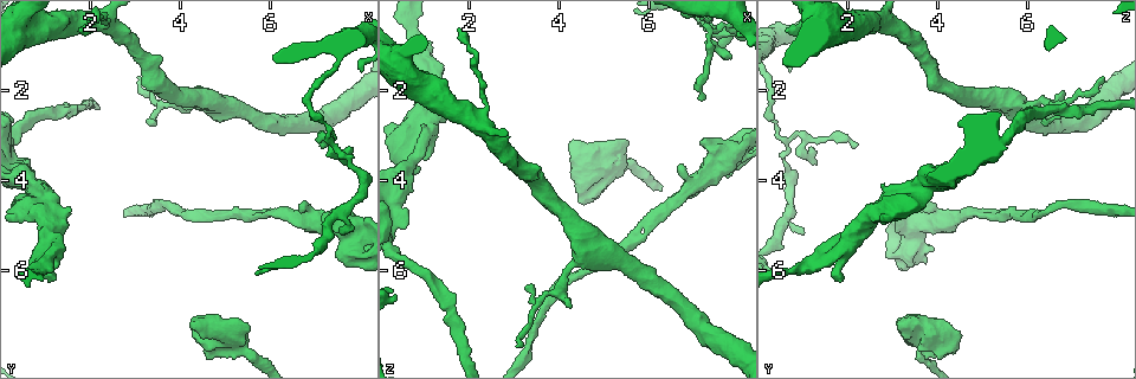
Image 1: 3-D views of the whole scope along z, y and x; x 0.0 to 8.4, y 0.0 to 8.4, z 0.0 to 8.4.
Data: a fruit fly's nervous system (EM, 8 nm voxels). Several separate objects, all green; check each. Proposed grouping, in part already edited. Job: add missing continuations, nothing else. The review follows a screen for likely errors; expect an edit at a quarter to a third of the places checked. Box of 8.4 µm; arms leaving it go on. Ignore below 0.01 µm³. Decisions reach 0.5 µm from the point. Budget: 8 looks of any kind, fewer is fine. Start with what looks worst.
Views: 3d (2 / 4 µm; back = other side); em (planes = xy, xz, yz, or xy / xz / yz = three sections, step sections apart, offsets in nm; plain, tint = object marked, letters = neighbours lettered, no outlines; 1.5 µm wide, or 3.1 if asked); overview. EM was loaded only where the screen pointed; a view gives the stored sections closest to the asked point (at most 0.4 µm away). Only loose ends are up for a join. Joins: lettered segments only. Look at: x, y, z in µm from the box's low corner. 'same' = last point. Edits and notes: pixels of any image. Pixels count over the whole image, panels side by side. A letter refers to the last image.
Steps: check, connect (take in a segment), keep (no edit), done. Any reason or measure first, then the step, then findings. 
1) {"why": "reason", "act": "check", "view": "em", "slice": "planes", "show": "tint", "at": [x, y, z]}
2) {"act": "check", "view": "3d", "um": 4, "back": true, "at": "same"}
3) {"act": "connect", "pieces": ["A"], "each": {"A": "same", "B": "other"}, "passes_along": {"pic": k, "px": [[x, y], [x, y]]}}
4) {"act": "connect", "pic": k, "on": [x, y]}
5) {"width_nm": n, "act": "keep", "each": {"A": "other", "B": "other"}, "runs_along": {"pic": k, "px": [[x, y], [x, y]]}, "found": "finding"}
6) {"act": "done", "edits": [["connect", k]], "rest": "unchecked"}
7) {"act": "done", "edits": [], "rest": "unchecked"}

{"why": "free end", "act": "check", "view": "em", "slice": "planes", "show": "letters", "at": [5.55, 7.25, 3.20]}

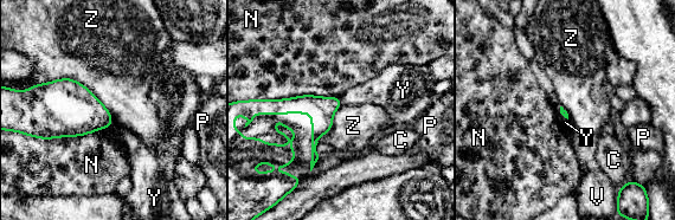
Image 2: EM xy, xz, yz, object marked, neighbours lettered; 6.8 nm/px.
{"act": "keep", "each": {"C": "other", "N": "other", "P": "other", "V": "other", "Y": "other", "Z": "other"}, "found": "none of them fits"}

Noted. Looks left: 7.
{"why": "free end", "act": "check", "view": "3d", "um": 4, "at": [0.65, 3.60, 4.65]}

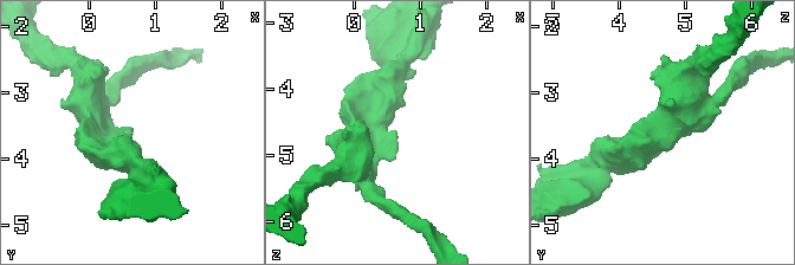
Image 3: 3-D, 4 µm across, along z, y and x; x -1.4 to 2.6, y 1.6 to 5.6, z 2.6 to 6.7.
{"act": "check", "view": "em", "slice": "planes", "show": "letters", "at": [0.65, 3.60, 4.65]}

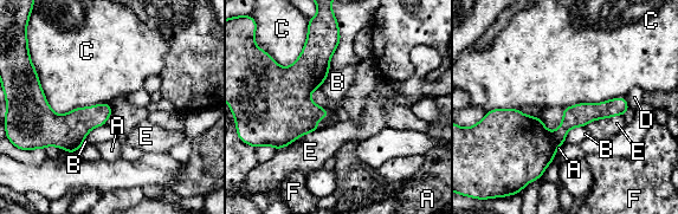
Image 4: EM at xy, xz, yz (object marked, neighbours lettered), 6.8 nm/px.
{"act": "keep", "each": {"A": "other", "B": "other", "C": "other", "D": "other", "E": "other", "F": "other"}, "runs_along": {"pic": 4, "px": [[625, 106], [555, 136], [498, 114]]}, "found": "no lettered segment goes on from it"}

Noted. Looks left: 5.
{"why": "branch stops here", "act": "check", "view": "em", "slice": "xz", "step": 8, "show": "tint", "at": [3.30, 2.70, 6.35]}

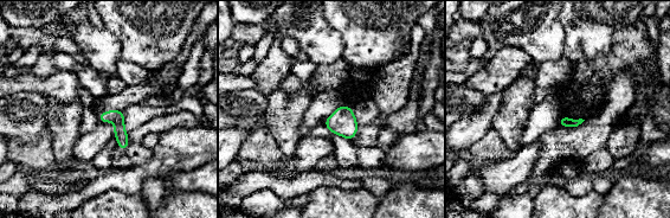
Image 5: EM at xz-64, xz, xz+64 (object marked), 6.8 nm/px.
{"act": "check", "view": "em", "slice": "planes", "show": "letters", "at": "same"}

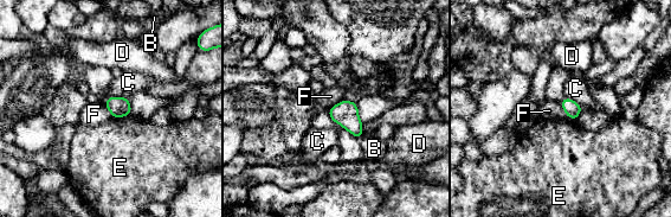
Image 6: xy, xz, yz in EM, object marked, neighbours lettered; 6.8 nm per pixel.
{"longest_contact_nm": ["F", 160], "act": "keep", "each": {"B": "other", "C": "other", "D": "other", "E": "other", "F": "other"}, "found": "no lettered segment goes on from it"}

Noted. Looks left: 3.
{"act": "done", "edits": [], "rest": "unchecked"}

